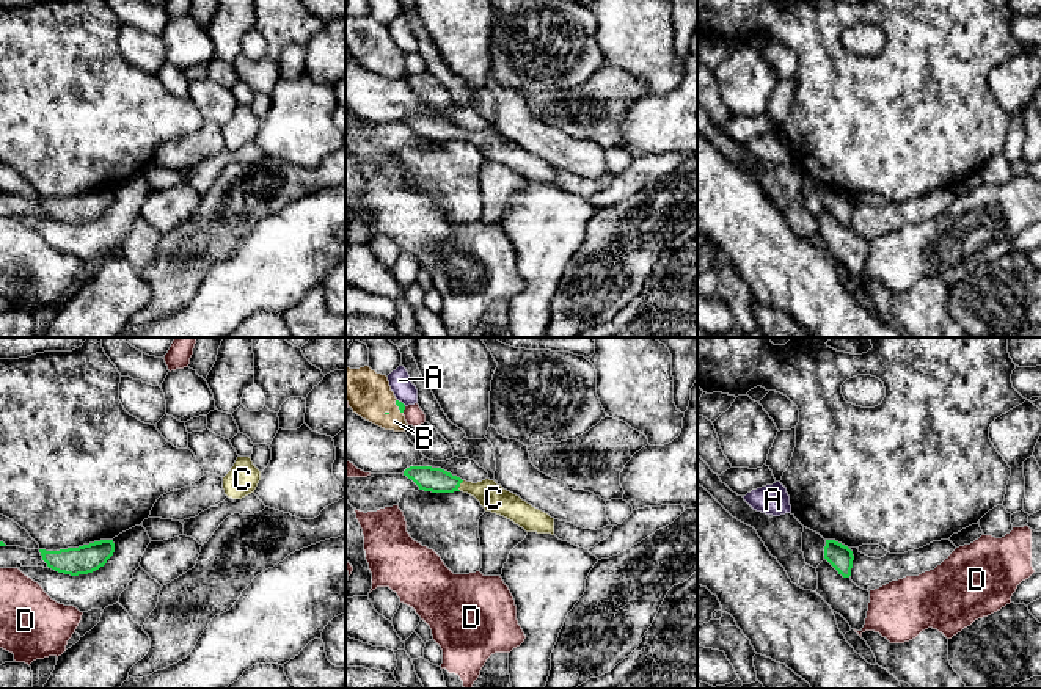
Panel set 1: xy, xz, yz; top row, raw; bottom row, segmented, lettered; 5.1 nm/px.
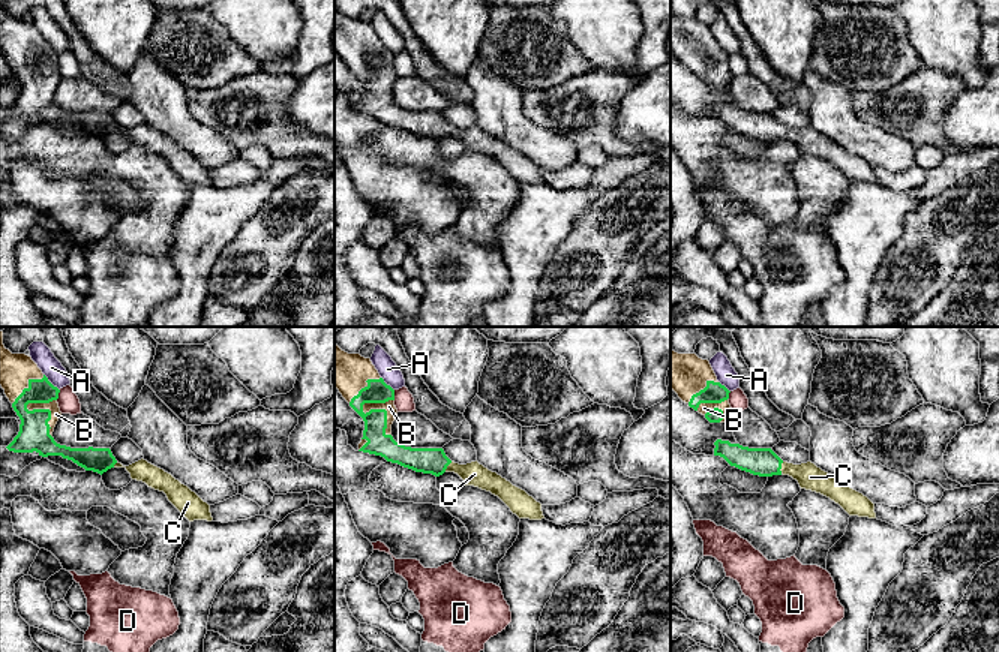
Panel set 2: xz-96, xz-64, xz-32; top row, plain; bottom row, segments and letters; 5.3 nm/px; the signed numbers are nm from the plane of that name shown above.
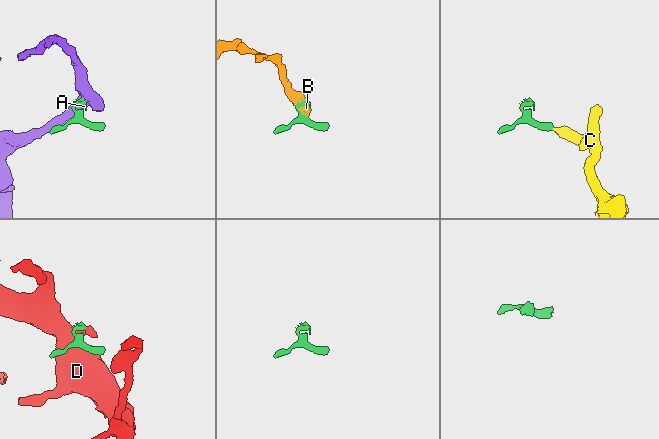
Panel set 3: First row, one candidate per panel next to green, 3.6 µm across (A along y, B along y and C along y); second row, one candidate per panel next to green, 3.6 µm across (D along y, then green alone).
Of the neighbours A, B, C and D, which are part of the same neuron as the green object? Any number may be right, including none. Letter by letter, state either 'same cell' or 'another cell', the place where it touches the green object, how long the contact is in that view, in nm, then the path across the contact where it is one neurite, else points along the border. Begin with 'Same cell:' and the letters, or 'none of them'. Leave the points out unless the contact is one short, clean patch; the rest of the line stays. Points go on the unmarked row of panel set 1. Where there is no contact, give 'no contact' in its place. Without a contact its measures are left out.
Same cell: B, C
A: another cell; contact xz (401, 51); length 60 nm; border xz (398, 47), (405, 54)
B: same cell; contact xz (398, 54); length 90 nm
C: same cell; contact xz (459, 134); length 60 nm; way xz (429, 127), (459, 134), (487, 140), (493, 146)
D: another cell; contact xz (404, 57); length 40 nm; border xz (405, 55), (402, 60)

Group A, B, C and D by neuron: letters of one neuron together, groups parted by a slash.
A / B C / D

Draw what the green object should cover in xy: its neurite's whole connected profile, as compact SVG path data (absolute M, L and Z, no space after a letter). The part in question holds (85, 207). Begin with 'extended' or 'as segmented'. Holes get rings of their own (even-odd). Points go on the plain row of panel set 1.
as segmented; M100 188L79 196L68 196L60 199L39 198L42 209L49 217L71 223L88 223L107 212L115 201L113 188Z

